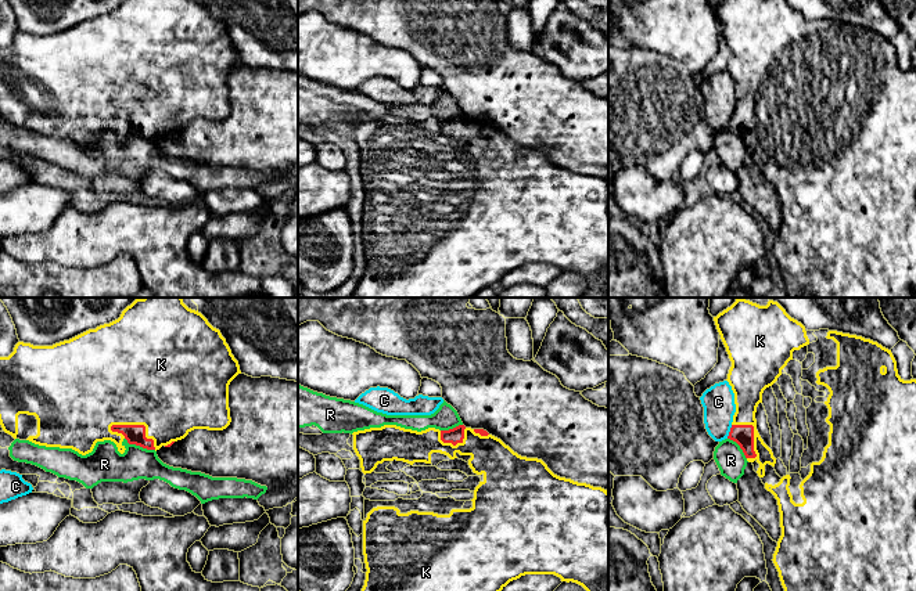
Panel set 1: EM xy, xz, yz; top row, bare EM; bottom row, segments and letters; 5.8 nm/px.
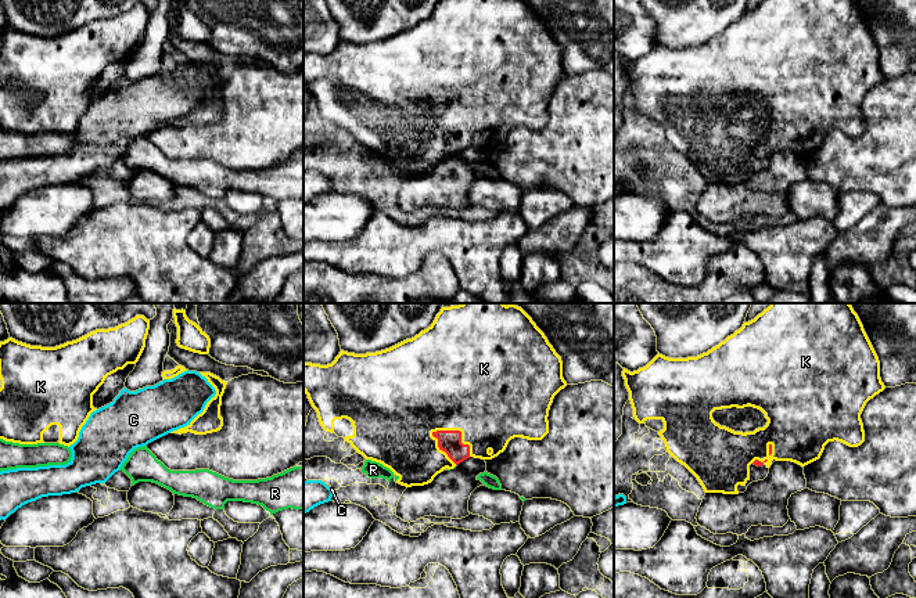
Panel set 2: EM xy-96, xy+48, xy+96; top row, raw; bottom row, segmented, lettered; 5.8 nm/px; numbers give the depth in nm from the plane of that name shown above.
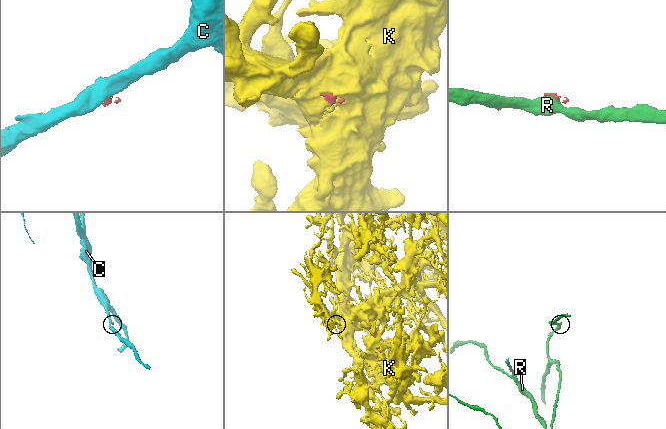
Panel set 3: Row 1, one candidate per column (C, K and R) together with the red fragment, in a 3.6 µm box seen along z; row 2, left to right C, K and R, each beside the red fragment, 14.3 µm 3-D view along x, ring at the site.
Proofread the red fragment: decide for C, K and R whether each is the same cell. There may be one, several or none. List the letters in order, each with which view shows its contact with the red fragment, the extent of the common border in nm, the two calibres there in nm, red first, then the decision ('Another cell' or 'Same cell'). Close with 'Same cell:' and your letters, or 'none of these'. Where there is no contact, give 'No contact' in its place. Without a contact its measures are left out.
C: Touches red in yz. Shared border 90 nm. Thickness 120 nm (red) against 190 nm. Another cell
K: Touches red in xy. Shared border 300 nm. Thickness 110 nm (red) against 500 nm. Same cell
R: Touches red in xy. Shared border 190 nm. Thickness 110 nm (red) against 200 nm. Another cell
Same cell: K

